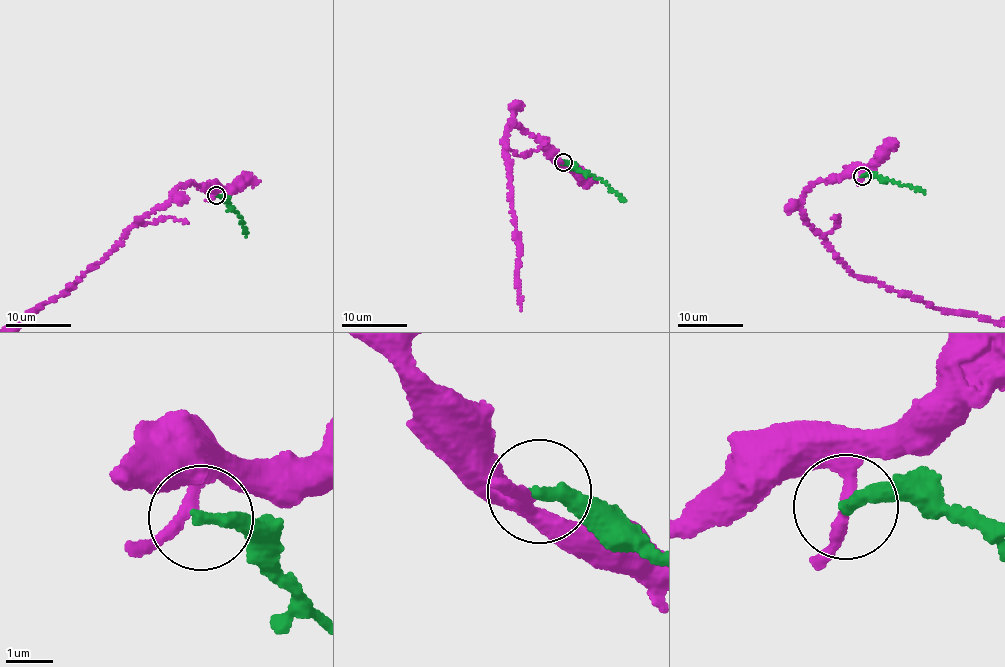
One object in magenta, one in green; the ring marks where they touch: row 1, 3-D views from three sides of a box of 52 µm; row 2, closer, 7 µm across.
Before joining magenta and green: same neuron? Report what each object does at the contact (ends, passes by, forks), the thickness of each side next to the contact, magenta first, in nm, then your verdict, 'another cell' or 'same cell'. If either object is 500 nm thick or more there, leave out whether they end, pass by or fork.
magenta passes by; green ends; calibres 240 and 300 nm; another cell

